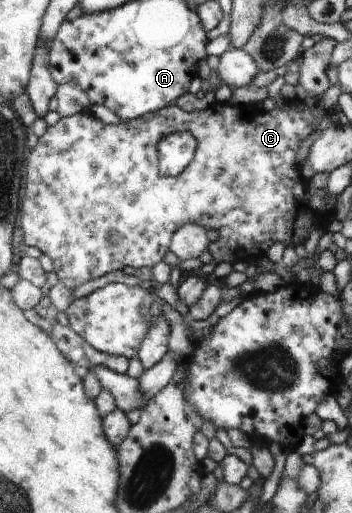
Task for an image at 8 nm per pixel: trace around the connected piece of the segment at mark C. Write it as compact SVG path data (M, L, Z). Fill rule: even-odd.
M298 99L298 105L291 103L284 103L284 105L276 110L263 112L259 108L258 104L234 106L230 102L212 102L212 104L201 111L186 112L180 110L178 106L167 106L165 109L156 110L148 120L144 118L136 118L132 122L120 121L118 124L104 124L97 118L92 116L92 113L81 112L69 117L60 117L60 120L55 125L49 126L44 132L43 136L39 137L37 146L30 149L28 157L28 176L26 176L26 190L23 190L22 199L22 214L20 215L20 224L22 226L22 232L24 232L24 242L28 246L35 246L52 259L53 271L59 278L59 282L66 288L76 288L89 280L99 278L108 274L108 272L114 272L114 270L122 270L124 266L132 266L132 268L142 268L146 266L153 268L164 258L164 254L168 252L168 244L173 240L173 234L177 232L180 226L186 226L186 224L198 224L203 226L206 230L211 230L213 239L210 243L210 253L213 255L213 259L216 264L222 262L228 262L235 264L236 262L242 262L247 264L250 262L250 258L254 258L258 254L260 256L267 256L266 250L282 240L285 246L291 246L296 248L298 245L304 244L302 240L308 236L312 228L316 227L316 222L312 222L312 214L324 214L325 212L332 212L336 208L336 198L330 201L331 194L326 188L312 188L308 184L308 190L306 190L306 184L304 184L304 176L302 176L302 182L300 182L300 164L298 168L294 164L294 154L298 150L298 144L312 132L312 108L304 104L302 100ZM176 132L190 132L196 140L196 150L194 153L193 161L186 166L182 172L176 177L164 177L160 174L160 166L158 160L158 143L168 134L176 134ZM304 218L304 224L302 224L302 234L290 234L290 232L296 232L298 230L298 220ZM112 234L118 234L118 242L110 242Z

